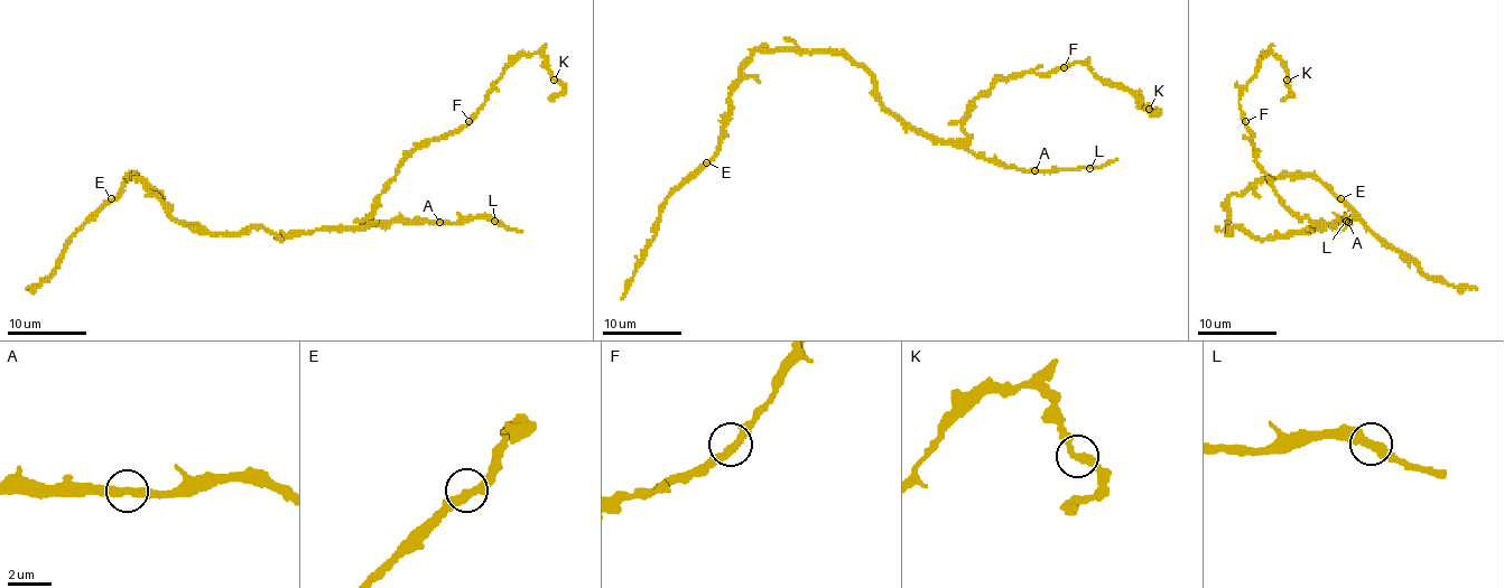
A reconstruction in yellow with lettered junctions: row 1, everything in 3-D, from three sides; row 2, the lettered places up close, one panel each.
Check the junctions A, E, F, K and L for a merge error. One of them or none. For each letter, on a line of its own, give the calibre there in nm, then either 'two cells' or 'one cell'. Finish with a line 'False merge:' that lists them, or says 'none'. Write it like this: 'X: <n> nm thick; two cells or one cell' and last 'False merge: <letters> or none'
A: 320 nm thick; one cell
E: 340 nm thick; one cell
F: 320 nm thick; one cell
K: 360 nm thick; one cell
L: 320 nm thick; one cell
False merge: none

